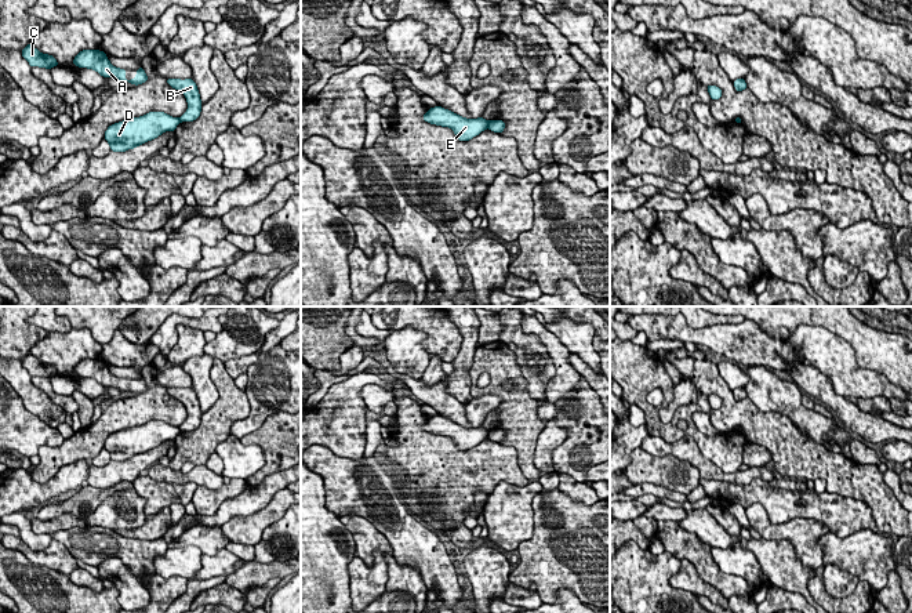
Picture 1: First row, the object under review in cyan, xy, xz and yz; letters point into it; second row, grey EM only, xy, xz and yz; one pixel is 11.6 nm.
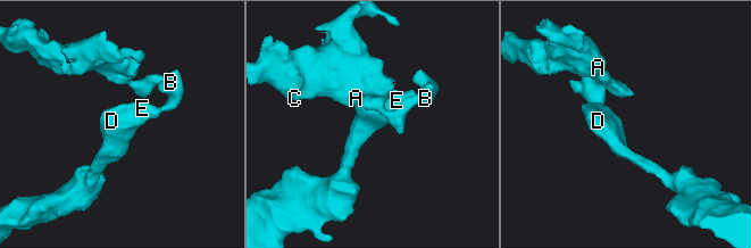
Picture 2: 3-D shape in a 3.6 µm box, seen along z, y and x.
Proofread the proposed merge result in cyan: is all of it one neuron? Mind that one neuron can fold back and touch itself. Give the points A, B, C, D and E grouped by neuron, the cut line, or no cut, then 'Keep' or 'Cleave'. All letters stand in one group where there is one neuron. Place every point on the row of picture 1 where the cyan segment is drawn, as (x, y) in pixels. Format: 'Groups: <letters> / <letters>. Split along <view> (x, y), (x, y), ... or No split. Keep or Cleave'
Groups: A B C / D E. Split along xz (487, 122), (489, 127). Cleave

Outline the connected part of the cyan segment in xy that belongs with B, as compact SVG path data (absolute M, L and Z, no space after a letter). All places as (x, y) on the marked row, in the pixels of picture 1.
M167 79L168 86L181 91L188 102L186 112L179 117L179 121L193 121L200 116L201 99L193 79Z

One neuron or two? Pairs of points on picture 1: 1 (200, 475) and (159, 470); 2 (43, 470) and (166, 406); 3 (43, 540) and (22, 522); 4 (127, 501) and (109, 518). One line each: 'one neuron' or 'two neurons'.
1: one neuron
2: one neuron
3: one neuron
4: one neuron

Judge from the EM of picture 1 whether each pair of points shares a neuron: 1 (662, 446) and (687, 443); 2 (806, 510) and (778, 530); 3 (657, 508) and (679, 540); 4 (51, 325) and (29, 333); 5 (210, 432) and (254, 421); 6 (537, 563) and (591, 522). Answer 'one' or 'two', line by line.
1: one
2: two
3: two
4: two
5: two
6: one

